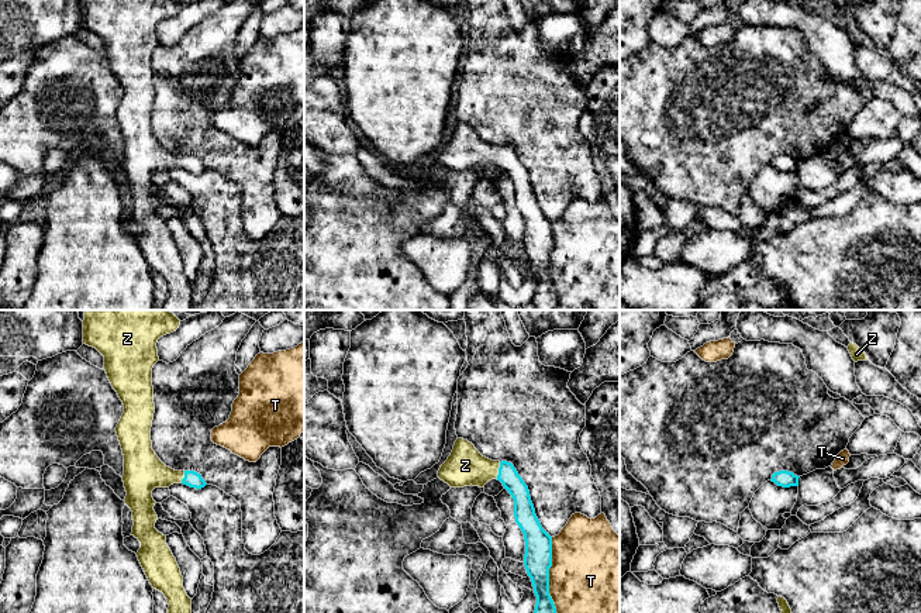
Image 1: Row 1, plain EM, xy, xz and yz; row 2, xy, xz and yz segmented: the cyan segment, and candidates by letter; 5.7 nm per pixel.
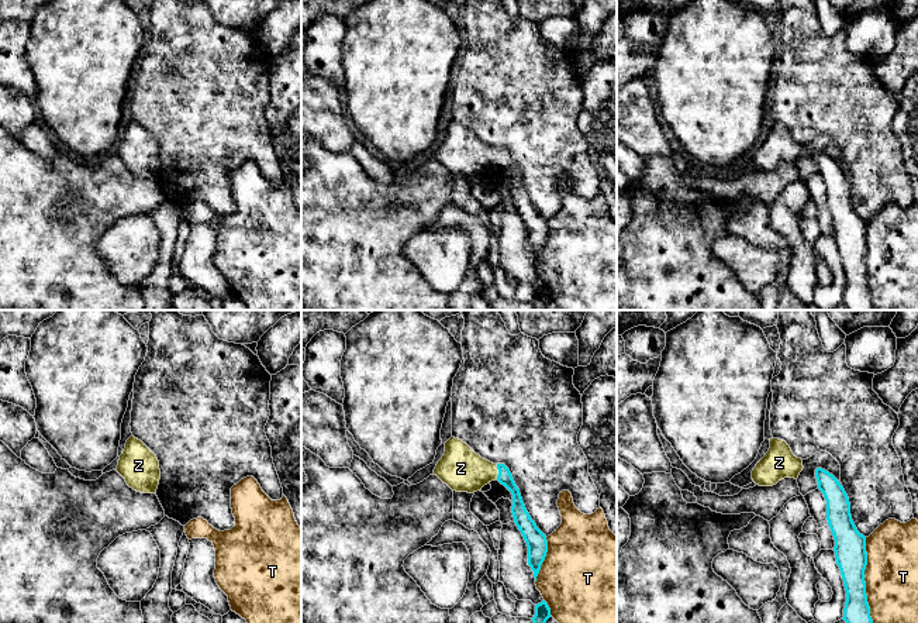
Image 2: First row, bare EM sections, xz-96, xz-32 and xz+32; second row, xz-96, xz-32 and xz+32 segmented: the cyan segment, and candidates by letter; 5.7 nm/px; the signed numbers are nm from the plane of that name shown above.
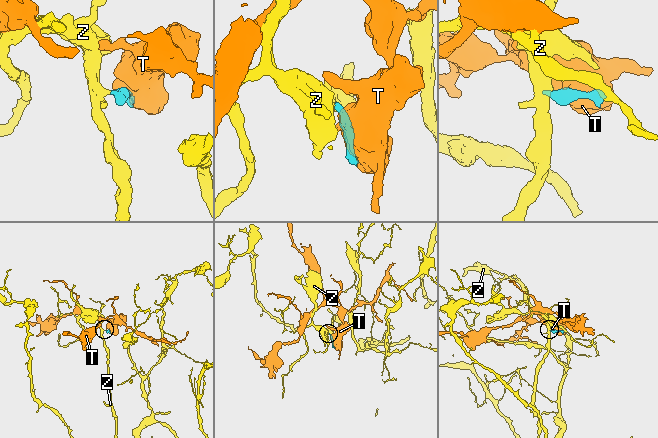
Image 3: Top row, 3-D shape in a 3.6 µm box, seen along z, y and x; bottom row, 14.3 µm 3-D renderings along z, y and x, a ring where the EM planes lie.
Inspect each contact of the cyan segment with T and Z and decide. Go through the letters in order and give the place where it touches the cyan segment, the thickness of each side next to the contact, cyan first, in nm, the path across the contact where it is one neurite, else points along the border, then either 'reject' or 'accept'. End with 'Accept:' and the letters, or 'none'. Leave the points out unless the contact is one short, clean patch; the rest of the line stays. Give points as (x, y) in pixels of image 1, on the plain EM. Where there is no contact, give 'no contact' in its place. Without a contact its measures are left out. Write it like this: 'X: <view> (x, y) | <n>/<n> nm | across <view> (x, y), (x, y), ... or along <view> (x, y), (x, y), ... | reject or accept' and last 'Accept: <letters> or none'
T: xz (548, 265) | 160/500 nm | reject
Z: xz (499, 155) | 110/220 nm | across xz (507, 159), (499, 155), (473, 154), (465, 150) | accept
Accept: Z

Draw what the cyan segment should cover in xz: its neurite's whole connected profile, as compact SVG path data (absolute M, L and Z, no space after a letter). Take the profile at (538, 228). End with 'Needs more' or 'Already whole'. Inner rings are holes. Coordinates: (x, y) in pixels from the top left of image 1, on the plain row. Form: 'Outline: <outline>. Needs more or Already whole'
Outline: M455 125L448 144L441 149L438 162L451 172L479 171L497 163L514 183L514 202L525 224L524 251L531 262L537 289L537 310L559 310L555 287L549 279L549 252L552 251L552 221L542 213L530 175L511 147L483 141L472 127Z. Needs more

